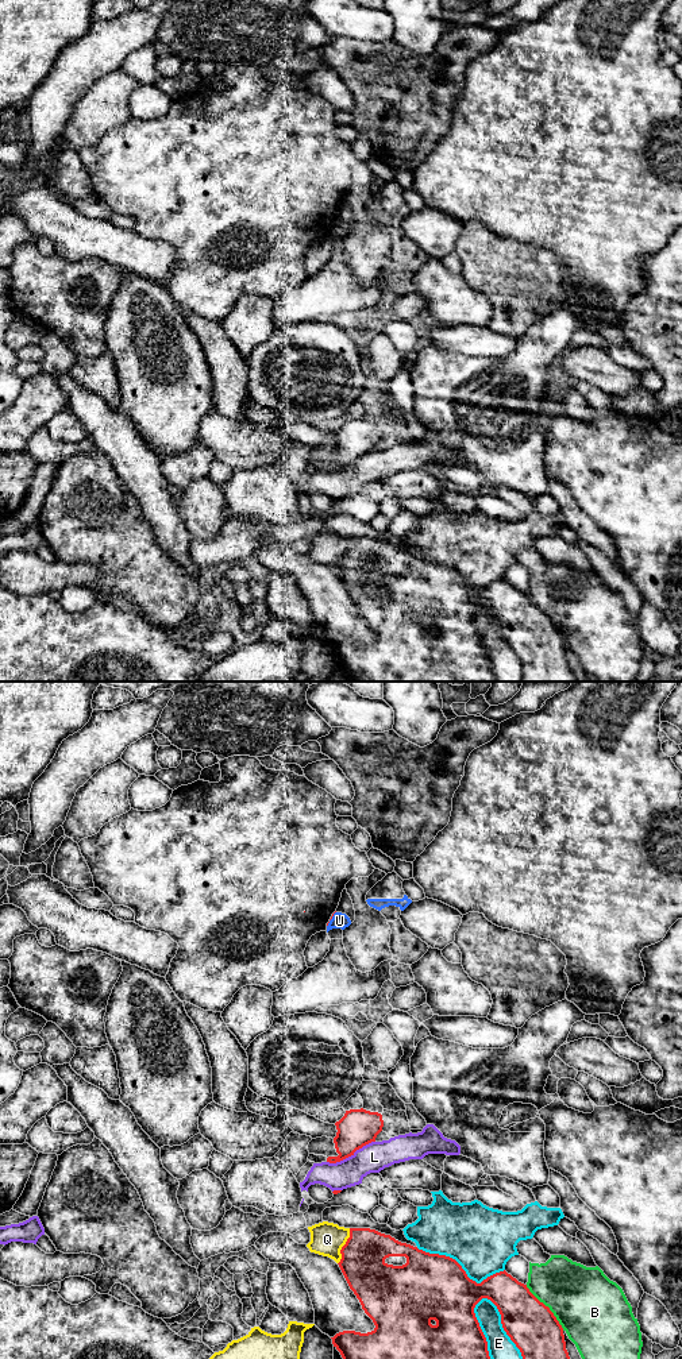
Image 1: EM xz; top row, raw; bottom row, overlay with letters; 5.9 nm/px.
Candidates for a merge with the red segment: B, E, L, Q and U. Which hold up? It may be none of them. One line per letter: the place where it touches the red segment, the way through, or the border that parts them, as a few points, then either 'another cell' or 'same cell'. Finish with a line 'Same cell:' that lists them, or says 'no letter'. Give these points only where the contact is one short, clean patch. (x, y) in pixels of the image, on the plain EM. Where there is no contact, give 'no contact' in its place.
B: xz (547, 616) | another cell
E: xz (505, 640) | another cell
L: xz (350, 464) | along xz (374, 450), (339, 470), (327, 471) | another cell
Q: xz (343, 555) | another cell
U: xz (331, 227) | along xz (335, 220), (327, 235) | another cell
Same cell: no letter

